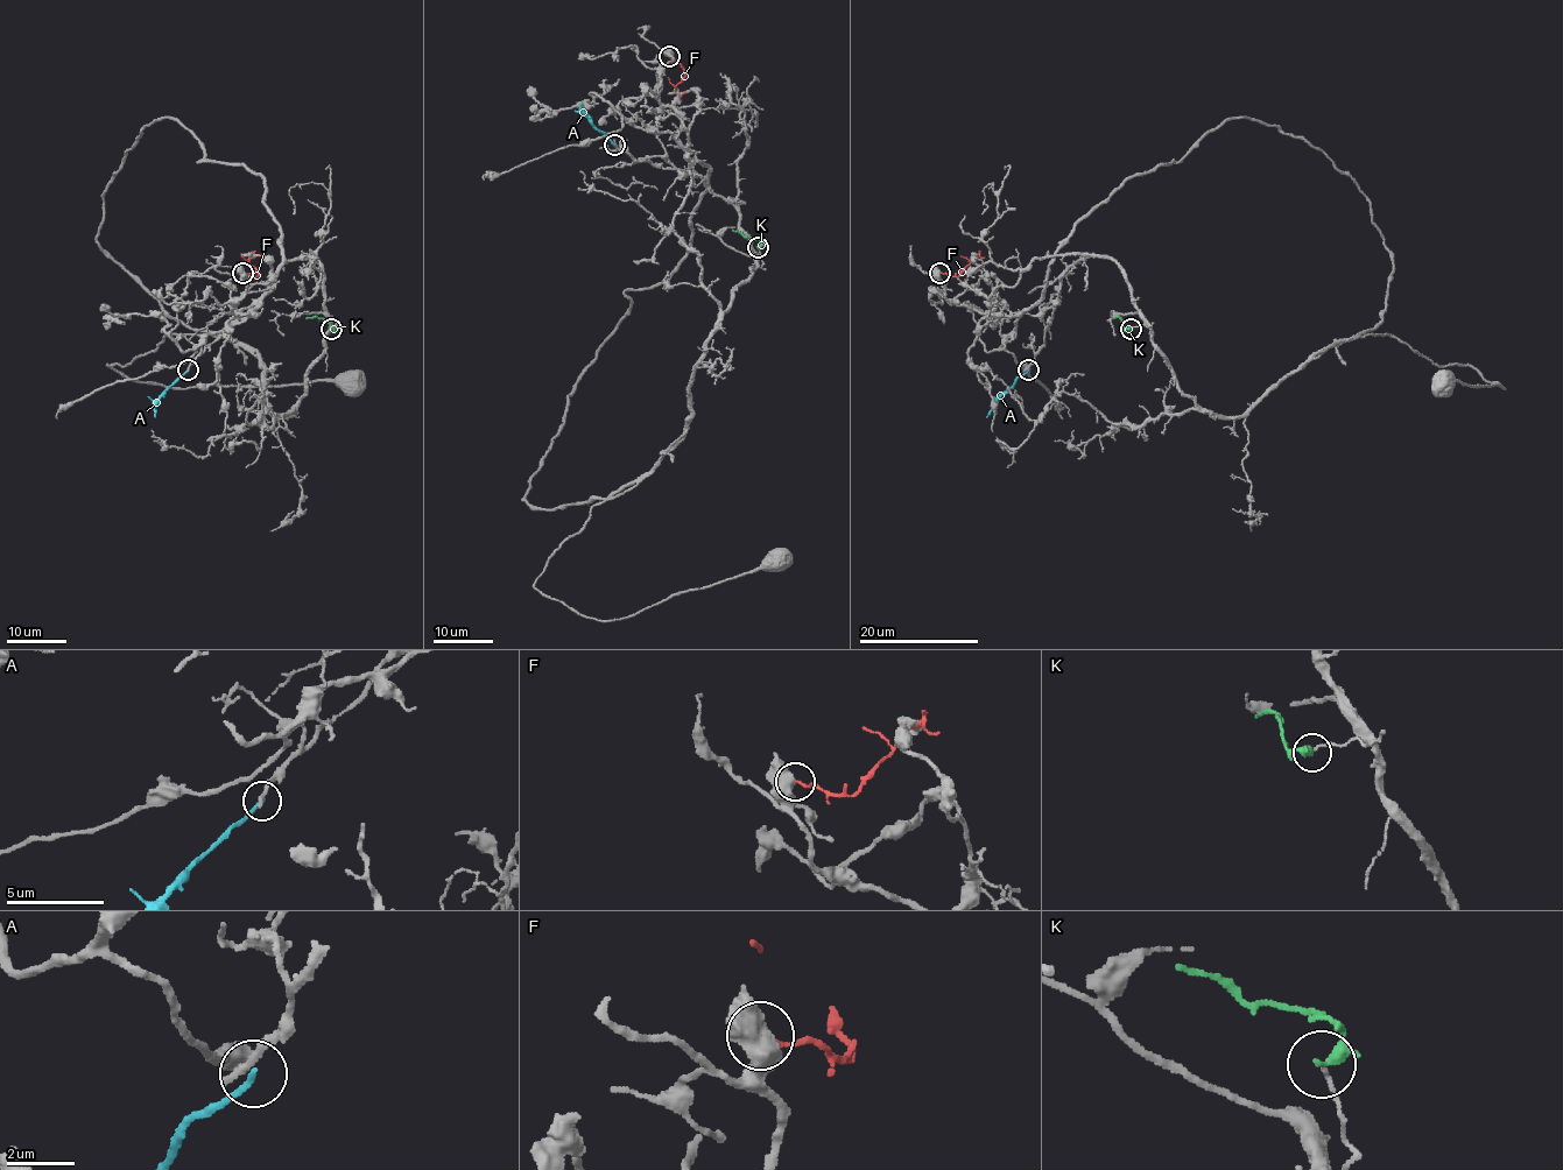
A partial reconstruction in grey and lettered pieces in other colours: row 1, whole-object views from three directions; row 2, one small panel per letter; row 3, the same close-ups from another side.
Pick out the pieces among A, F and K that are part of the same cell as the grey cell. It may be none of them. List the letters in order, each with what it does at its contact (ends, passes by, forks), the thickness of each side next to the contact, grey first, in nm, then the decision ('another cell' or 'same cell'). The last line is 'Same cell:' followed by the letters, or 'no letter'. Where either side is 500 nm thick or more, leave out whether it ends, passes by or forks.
A: it ends there; 280 nm thick on the grey side, 170 nm on the other; another cell
F: it ends there; 420 nm thick on the grey side, 140 nm on the other; another cell
K: it ends there; 90 nm thick on the grey side, 360 nm on the other; another cell
Same cell: no letter

